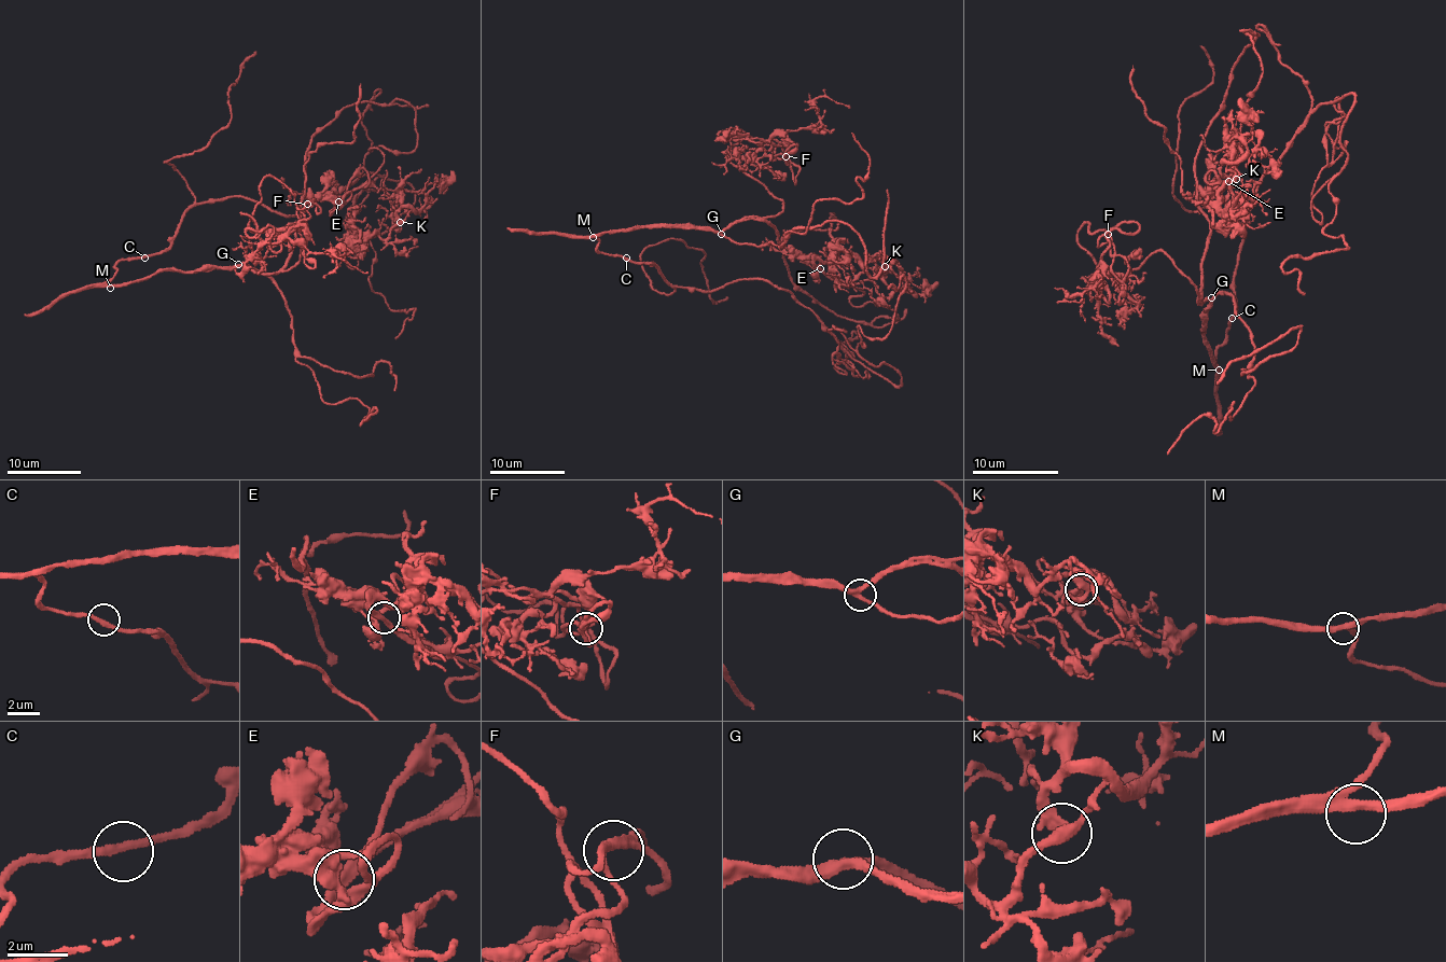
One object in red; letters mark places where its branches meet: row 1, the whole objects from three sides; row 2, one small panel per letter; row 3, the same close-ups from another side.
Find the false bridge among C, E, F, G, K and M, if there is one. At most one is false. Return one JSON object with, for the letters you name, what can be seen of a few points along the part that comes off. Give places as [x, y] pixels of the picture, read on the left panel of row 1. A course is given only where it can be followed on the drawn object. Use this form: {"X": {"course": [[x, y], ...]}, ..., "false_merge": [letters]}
{"false_merge": []}

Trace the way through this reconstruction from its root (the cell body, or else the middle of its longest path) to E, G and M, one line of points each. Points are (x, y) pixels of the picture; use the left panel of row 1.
E: (142, 255), (121, 260), (110, 283), (158, 272), (276, 274), (292, 248), (302, 194), (337, 203)
G: (142, 255), (121, 260), (110, 283), (143, 280), (158, 272), (209, 272), (212, 268), (233, 268), (238, 264)
M: (142, 255), (128, 256), (117, 263), (110, 288)

